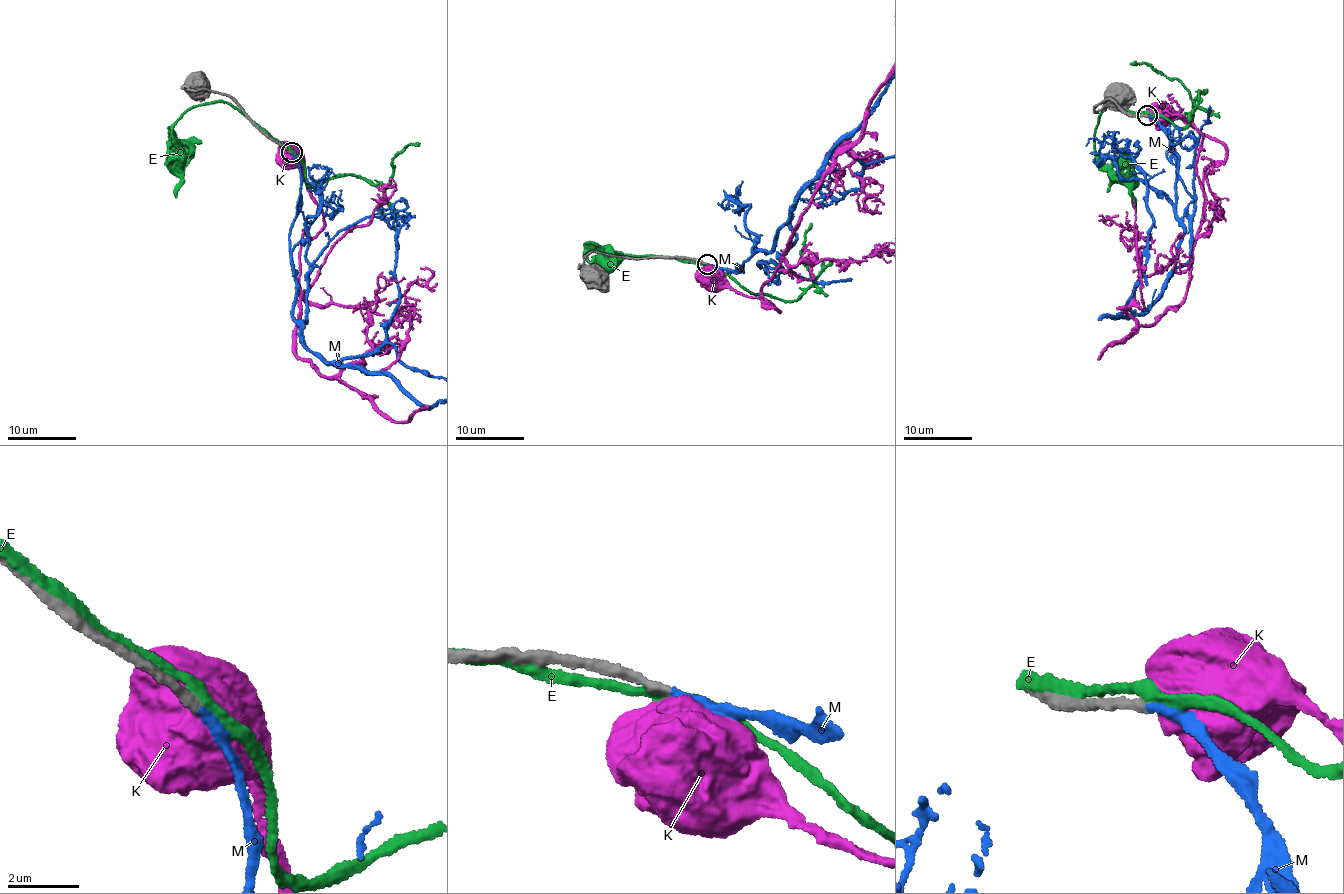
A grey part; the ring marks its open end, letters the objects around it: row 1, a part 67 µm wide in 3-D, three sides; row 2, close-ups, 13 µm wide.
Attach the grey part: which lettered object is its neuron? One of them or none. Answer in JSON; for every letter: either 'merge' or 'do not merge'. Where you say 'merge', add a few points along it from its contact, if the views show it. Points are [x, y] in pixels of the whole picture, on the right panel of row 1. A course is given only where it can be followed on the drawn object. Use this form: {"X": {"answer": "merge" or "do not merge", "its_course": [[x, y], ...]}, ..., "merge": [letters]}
{"E": {"answer": "do not merge"}, "K": {"answer": "do not merge"}, "M": {"answer": "merge"}, "merge": ["M"]}

